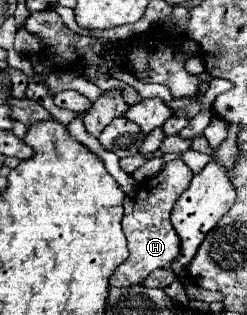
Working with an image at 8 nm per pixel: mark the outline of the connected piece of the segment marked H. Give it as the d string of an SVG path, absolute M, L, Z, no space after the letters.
M173 160L167 162L157 176L147 178L139 184L139 192L135 196L135 208L131 214L123 216L123 232L129 242L129 258L121 262L113 272L109 280L111 286L141 284L147 278L147 274L151 274L157 268L167 268L179 256L181 240L175 228L171 226L169 214L177 198L187 190L191 178L193 178L191 168L183 160Z

